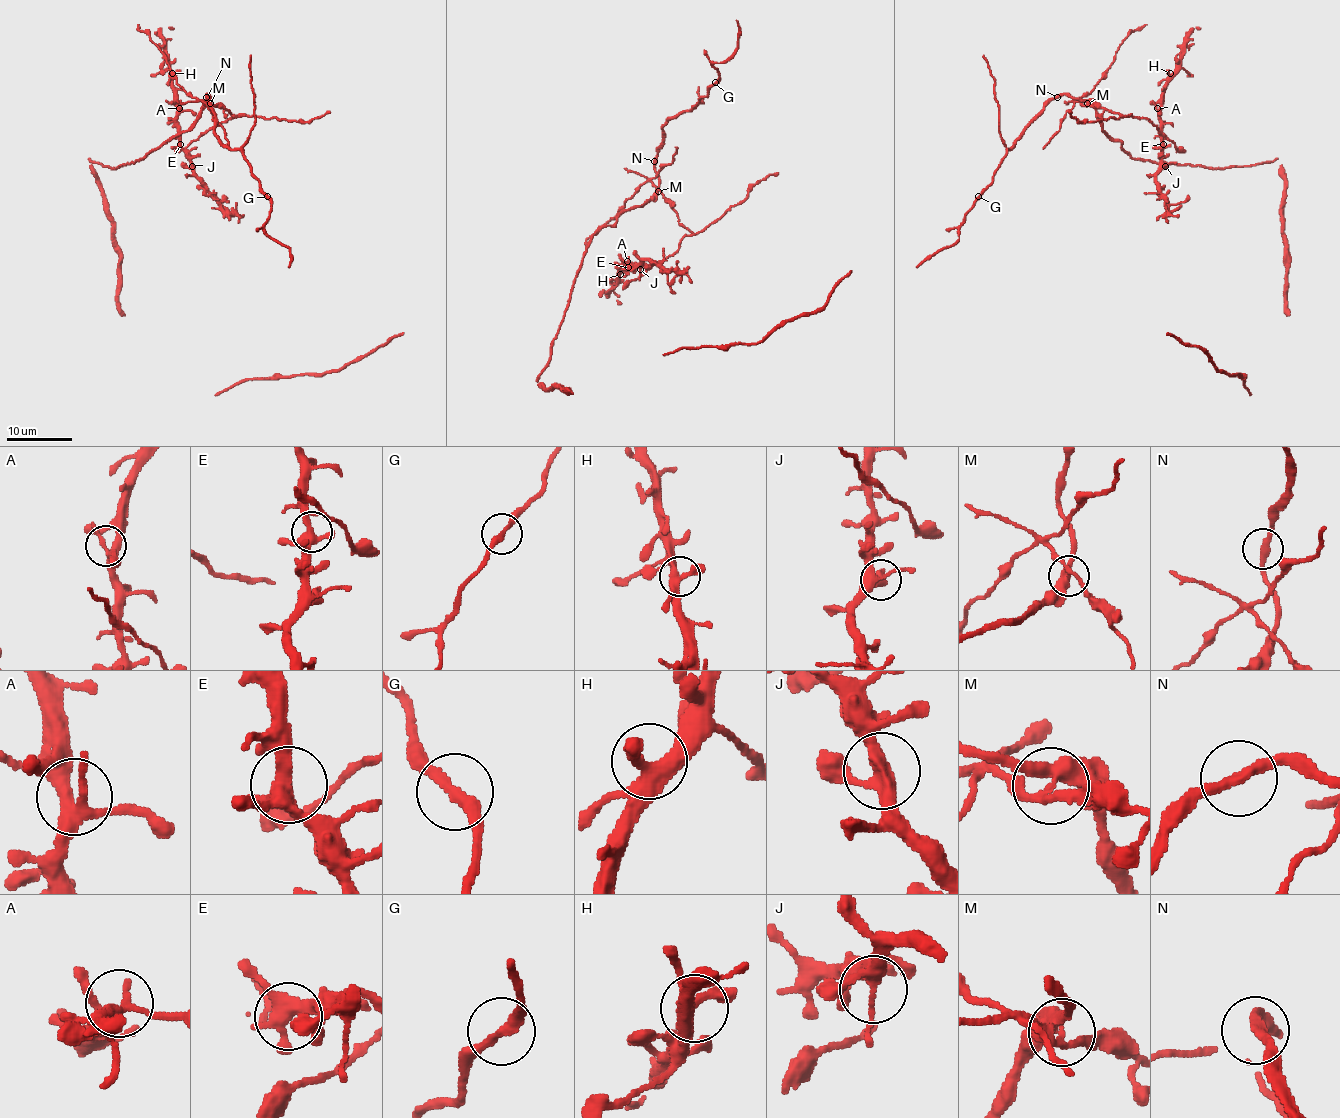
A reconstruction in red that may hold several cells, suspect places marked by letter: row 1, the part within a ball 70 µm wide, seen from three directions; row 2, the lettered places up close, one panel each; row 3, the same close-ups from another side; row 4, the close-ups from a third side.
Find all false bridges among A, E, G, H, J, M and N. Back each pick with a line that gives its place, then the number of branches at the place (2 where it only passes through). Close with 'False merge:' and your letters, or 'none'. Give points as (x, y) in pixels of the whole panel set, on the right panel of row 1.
G: (978, 196) | 2
M: (1087, 103) | 4
False merge: G, M

